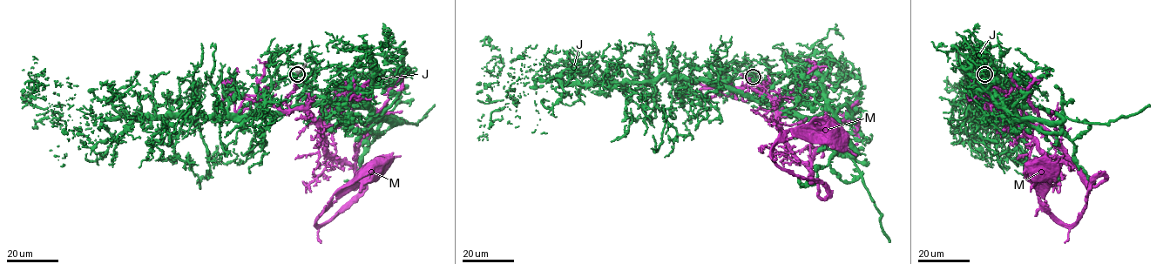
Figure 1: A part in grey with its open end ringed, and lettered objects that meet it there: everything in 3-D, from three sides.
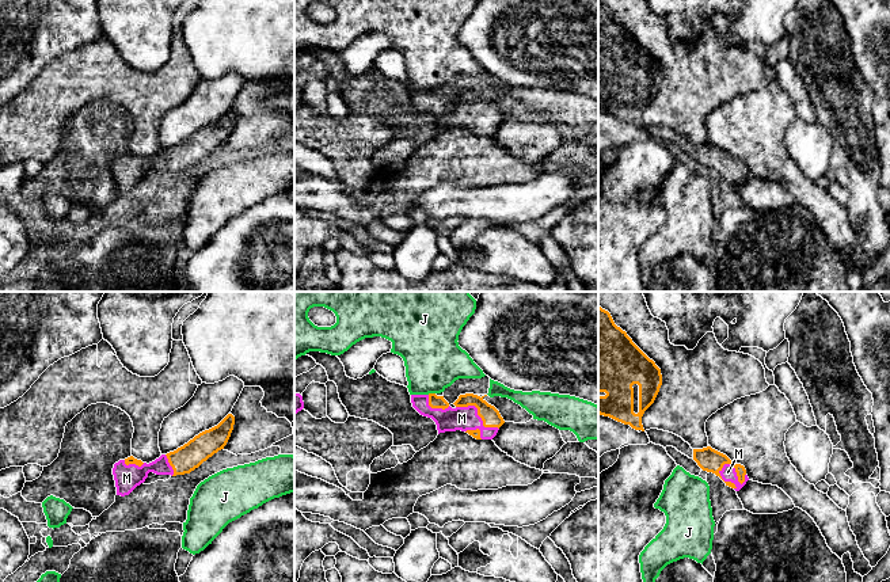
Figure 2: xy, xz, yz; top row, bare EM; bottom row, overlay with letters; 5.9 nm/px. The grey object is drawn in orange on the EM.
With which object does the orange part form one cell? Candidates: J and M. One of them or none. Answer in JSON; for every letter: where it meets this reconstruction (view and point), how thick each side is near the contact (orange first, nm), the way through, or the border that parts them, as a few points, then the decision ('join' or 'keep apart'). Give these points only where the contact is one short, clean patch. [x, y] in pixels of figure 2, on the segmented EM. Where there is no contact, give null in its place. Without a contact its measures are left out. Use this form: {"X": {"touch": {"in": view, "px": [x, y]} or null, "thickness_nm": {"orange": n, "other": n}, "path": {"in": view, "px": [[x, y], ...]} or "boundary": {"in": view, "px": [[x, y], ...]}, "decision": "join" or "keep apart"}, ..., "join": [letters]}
{"J": {"touch": {"in": "xz", "px": [430, 394]}, "thickness_nm": {"orange": 80, "other": 340}, "boundary": {"in": "xz", "px": [[434, 392], [428, 394]]}, "decision": "keep apart"}, "M": {"touch": {"in": "yz", "px": [736, 470]}, "thickness_nm": {"orange": 140, "other": 90}, "decision": "join"}, "join": ["M"]}

